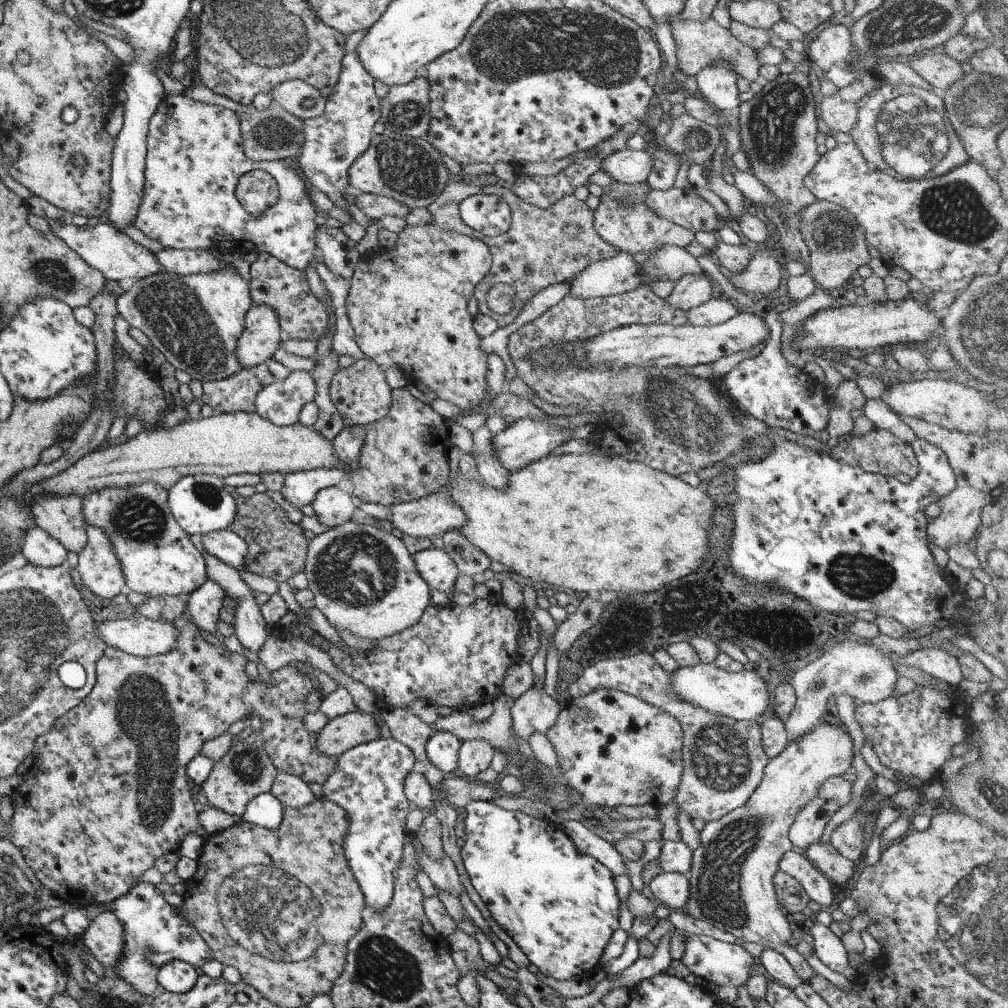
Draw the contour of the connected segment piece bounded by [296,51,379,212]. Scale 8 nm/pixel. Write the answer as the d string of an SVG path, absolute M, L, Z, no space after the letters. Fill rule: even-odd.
M352 51L345 53L341 59L341 68L337 75L337 82L333 86L333 94L325 99L323 112L317 118L303 120L303 148L297 154L297 166L303 174L303 180L306 188L310 191L323 192L325 196L333 202L334 206L347 210L347 202L345 202L345 190L349 187L346 182L346 173L353 164L353 161L369 146L373 128L373 124L379 120L379 99L373 91L373 78L365 72L365 68L361 66L357 52Z

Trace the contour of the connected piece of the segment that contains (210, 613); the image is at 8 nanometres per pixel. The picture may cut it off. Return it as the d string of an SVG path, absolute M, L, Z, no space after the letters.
M207 579L197 590L188 594L185 613L191 616L193 624L207 632L215 635L217 624L217 612L221 610L221 600L225 597L225 592L211 580Z

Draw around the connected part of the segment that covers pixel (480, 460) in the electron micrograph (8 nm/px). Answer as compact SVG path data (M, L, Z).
M485 423L474 432L470 432L473 438L473 453L471 454L477 468L477 472L483 480L483 483L491 488L503 490L505 482L507 482L507 470L501 468L501 464L497 462L497 456L493 454L493 446L489 444L494 434L489 434Z

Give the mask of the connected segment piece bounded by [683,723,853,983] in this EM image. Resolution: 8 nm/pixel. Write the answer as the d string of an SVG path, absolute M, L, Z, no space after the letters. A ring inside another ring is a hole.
M830 723L817 724L797 742L788 742L775 758L768 759L757 788L745 804L704 824L698 832L700 843L692 850L687 873L689 896L683 913L729 932L741 941L775 950L787 959L802 983L815 972L809 968L806 957L788 945L794 923L779 908L772 878L778 871L779 858L794 848L788 836L795 814L817 796L827 778L852 770L851 746L849 734Z

